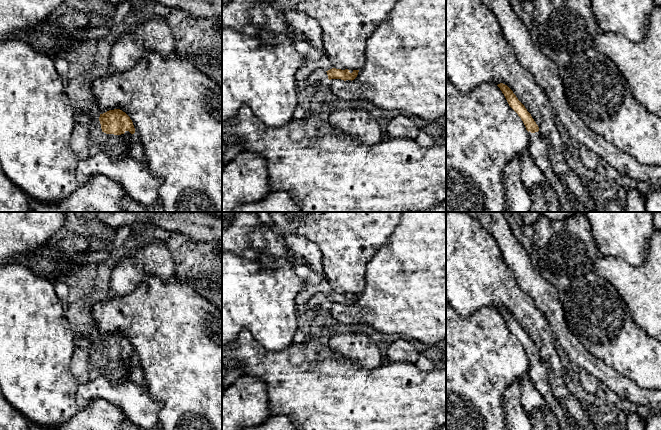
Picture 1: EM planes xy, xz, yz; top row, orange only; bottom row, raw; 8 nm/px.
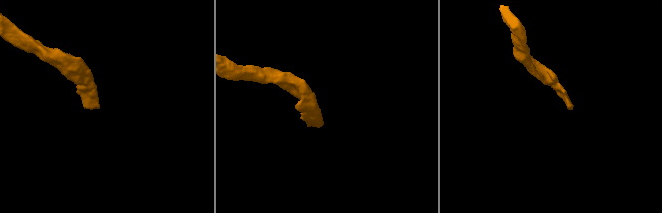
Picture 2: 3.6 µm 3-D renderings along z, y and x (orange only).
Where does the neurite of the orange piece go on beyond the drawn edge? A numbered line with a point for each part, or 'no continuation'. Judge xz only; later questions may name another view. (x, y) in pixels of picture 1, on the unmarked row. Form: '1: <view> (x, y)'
1: xz (319, 300)

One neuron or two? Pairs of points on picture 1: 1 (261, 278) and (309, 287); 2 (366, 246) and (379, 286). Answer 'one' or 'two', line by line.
1: two
2: two

